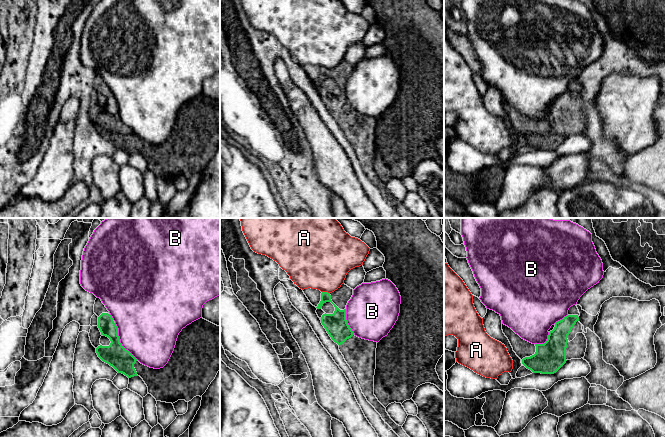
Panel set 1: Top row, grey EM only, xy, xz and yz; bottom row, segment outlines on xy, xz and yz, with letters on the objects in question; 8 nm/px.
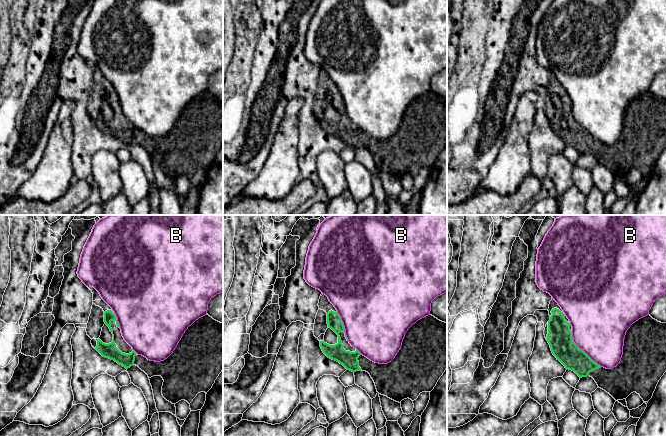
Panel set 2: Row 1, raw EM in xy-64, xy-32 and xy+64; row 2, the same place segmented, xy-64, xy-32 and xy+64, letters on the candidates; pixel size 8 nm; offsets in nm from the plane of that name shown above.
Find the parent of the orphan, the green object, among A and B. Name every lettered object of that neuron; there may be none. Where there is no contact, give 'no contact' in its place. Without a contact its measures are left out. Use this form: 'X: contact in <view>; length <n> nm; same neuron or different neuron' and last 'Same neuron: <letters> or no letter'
A: contact in xz; length 70 nm; different neuron
B: contact in xy; length 340 nm; different neuron
Same neuron: no letter

